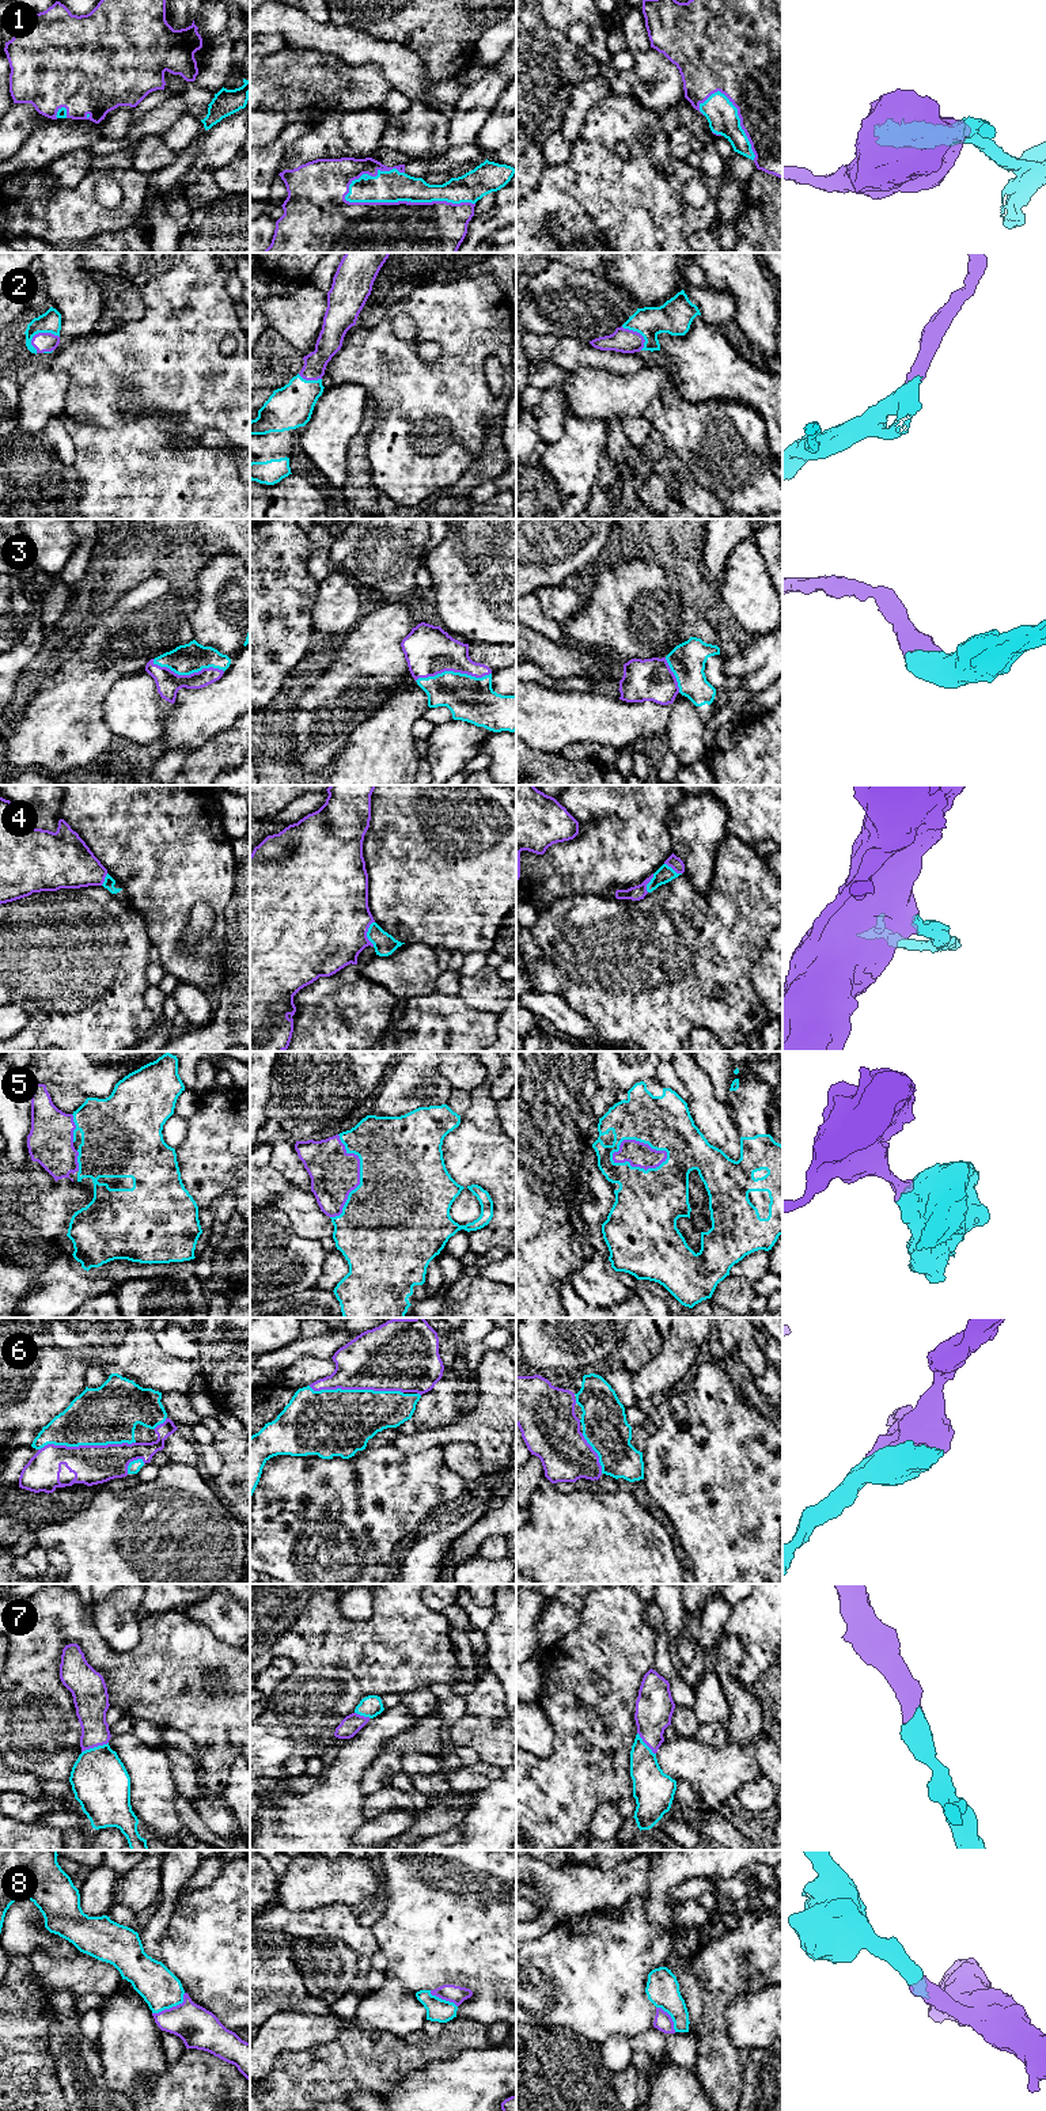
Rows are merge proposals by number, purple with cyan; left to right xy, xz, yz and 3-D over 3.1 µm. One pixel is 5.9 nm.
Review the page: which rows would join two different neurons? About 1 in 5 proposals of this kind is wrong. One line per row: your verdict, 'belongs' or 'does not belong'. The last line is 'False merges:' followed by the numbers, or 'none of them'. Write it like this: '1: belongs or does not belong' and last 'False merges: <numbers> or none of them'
1: belongs
2: belongs
3: belongs
4: belongs
5: belongs
6: belongs
7: belongs
8: belongs
False merges: none of them

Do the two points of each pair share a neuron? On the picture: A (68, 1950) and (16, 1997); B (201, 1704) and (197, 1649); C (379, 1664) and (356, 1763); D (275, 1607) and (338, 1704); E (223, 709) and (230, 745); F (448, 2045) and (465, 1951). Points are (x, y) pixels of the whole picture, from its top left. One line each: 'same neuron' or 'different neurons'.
A: different neurons
B: same neuron
C: different neurons
D: different neurons
E: different neurons
F: different neurons

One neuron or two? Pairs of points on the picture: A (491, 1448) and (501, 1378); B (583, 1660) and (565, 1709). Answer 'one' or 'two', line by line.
A: one
B: one

